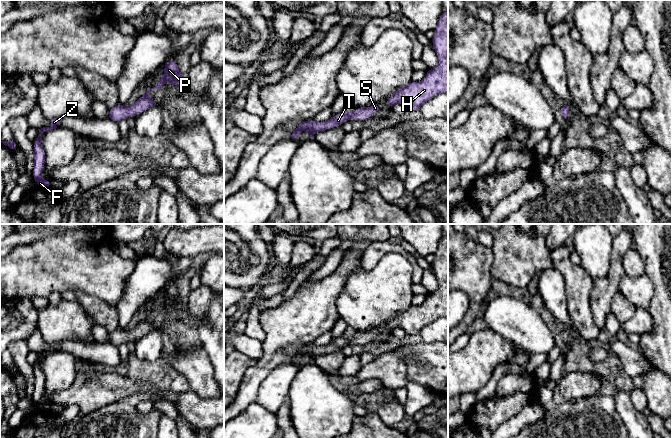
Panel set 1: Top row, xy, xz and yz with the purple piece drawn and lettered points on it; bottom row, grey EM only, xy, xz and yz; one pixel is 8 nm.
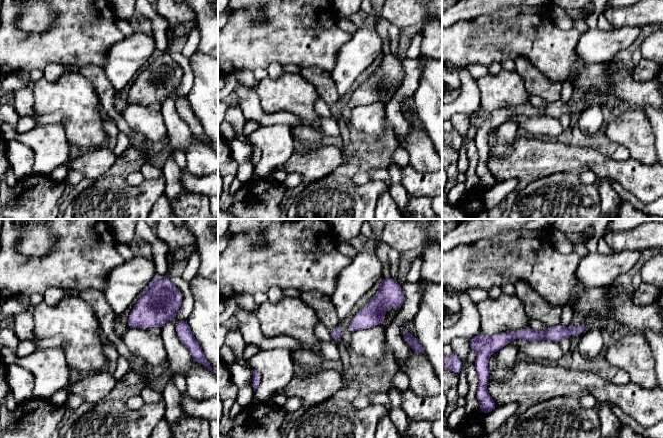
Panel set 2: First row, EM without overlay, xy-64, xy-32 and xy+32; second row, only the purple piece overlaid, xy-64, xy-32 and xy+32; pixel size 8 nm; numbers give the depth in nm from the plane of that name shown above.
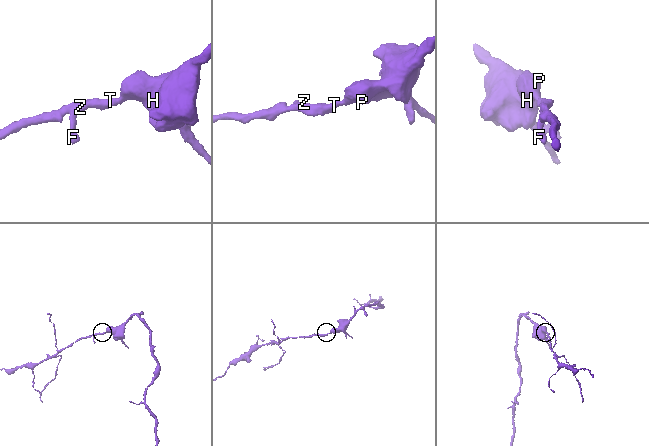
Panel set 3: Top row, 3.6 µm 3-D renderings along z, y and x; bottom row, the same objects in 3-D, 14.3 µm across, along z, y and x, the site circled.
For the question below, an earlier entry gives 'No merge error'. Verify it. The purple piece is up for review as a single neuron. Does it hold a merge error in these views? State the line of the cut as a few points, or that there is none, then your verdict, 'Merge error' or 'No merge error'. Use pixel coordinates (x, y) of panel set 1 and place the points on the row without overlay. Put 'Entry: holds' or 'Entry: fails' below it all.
No split. No merge error
Entry: holds

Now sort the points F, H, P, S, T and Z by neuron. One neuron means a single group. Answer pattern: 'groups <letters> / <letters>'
groups F H P S T Z

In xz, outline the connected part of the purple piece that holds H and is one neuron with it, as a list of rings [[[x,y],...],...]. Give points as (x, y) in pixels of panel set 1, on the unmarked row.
[[[448,235],[441,238],[431,266],[438,279],[437,290],[429,293],[422,305],[411,305],[394,316],[385,328],[390,333],[401,327],[407,335],[416,335],[436,319],[448,318]]]

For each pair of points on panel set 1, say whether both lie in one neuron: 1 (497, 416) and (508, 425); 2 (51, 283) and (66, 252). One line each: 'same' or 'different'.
1: different
2: same

